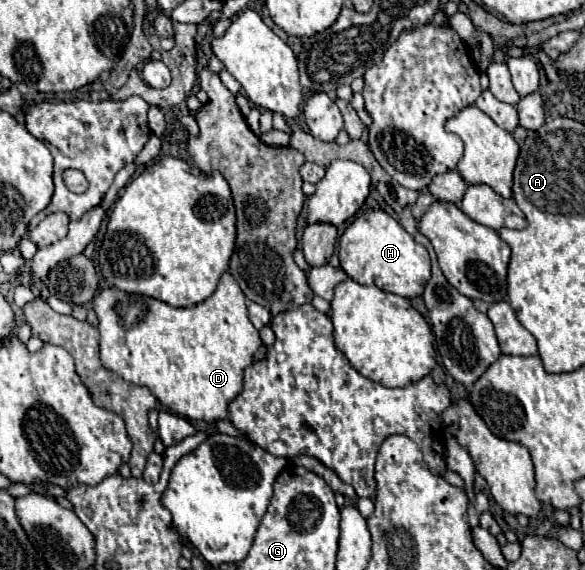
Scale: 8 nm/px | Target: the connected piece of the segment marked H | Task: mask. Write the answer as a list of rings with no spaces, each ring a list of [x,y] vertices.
[[[368,211],[356,217],[340,237],[338,257],[340,267],[354,281],[362,285],[376,285],[406,299],[420,297],[430,279],[430,257],[426,247],[416,243],[414,237],[384,211]]]

